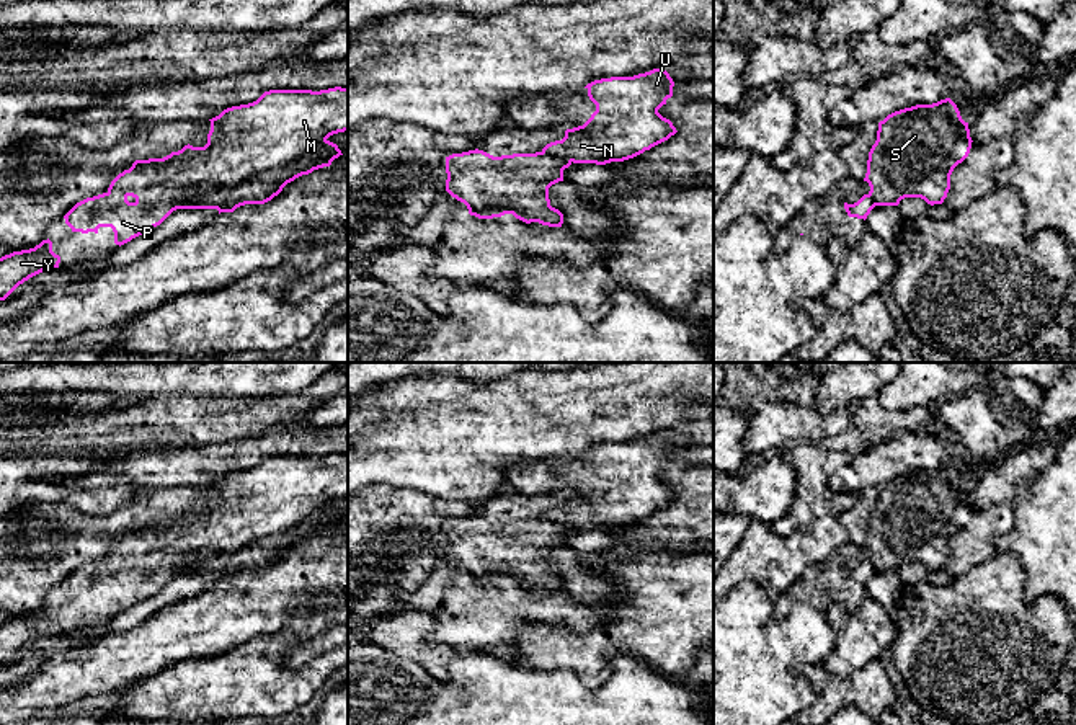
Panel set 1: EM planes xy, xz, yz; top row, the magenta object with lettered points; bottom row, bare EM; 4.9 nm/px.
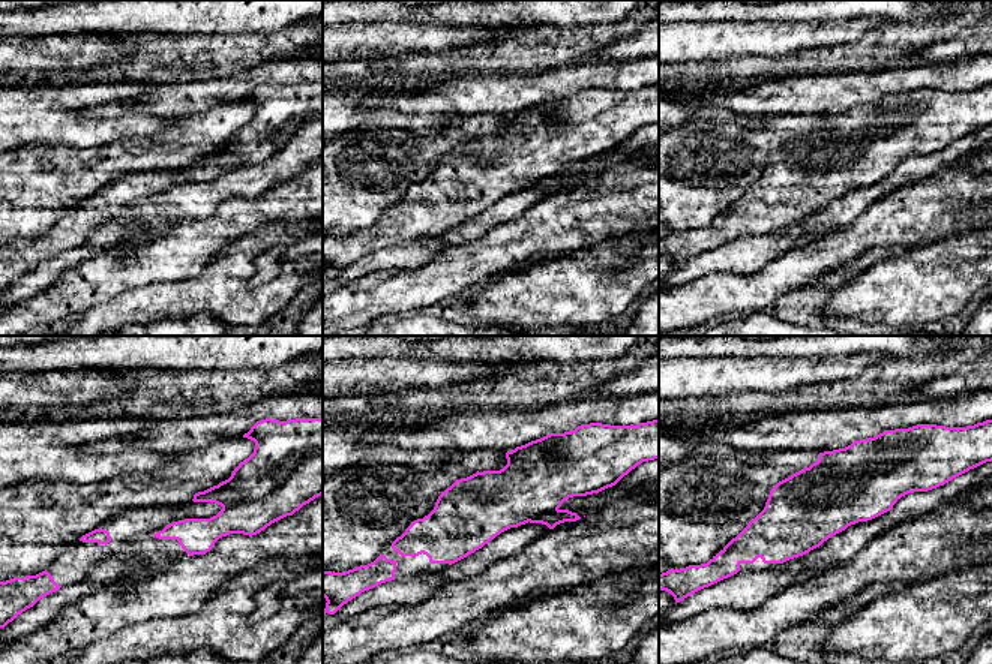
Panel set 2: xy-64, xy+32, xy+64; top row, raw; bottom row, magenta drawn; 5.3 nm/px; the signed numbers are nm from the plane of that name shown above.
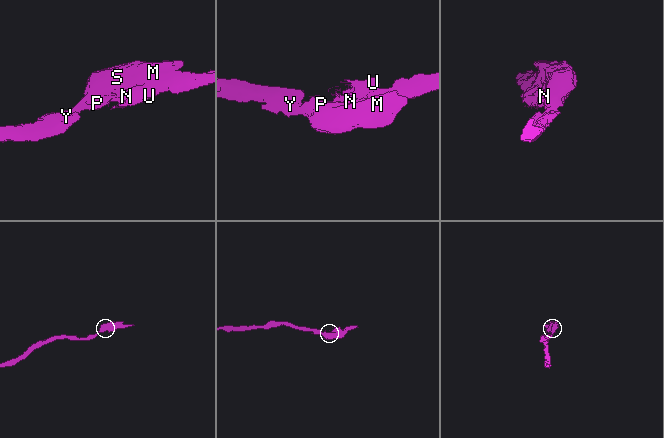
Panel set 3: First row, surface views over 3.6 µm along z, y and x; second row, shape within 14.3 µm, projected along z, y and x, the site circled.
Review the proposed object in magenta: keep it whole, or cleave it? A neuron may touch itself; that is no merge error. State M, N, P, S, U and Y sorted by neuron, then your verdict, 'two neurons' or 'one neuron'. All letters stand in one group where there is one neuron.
groups M P S Y / N U; two neurons

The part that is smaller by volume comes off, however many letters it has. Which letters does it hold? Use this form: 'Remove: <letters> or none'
Remove: N, U

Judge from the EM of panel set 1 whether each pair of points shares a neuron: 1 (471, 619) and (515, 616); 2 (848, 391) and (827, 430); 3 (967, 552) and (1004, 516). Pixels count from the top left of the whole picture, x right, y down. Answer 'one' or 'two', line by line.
1: one
2: two
3: one

